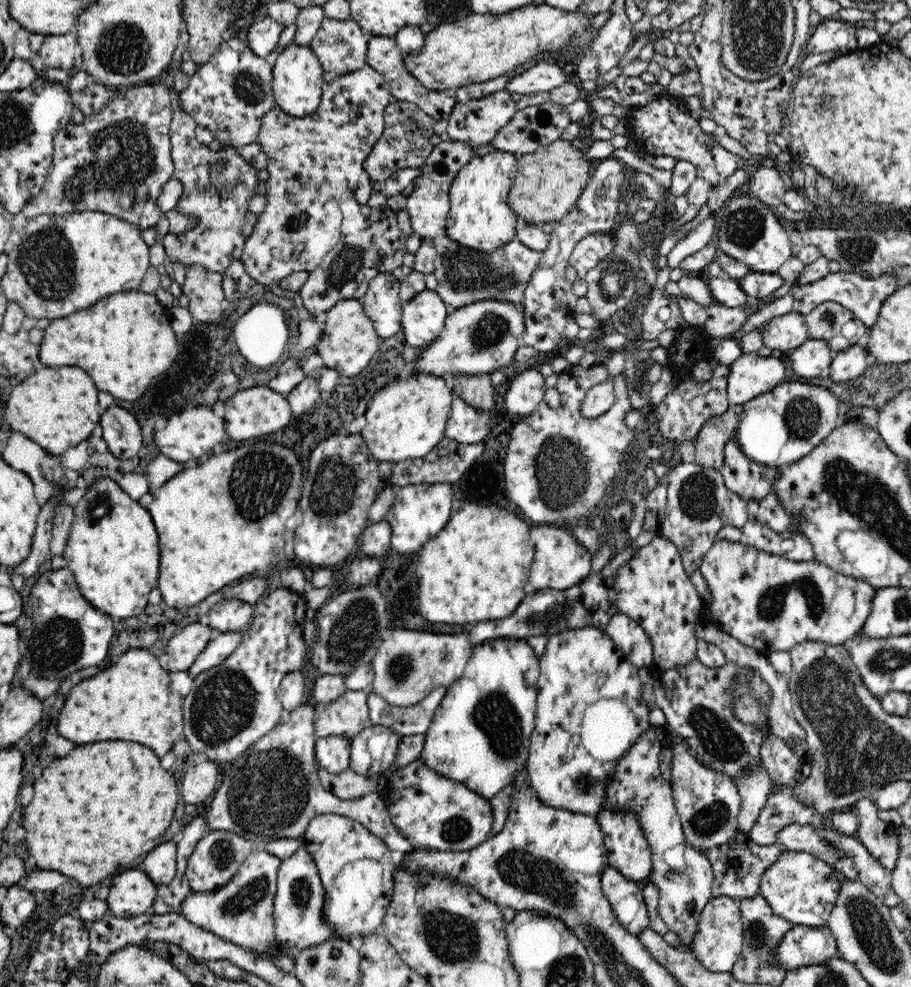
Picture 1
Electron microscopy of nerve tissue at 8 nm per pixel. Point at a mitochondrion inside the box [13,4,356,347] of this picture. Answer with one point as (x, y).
(123, 160)

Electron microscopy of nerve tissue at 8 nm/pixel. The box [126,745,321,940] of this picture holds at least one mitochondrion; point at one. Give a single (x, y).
(269, 795)

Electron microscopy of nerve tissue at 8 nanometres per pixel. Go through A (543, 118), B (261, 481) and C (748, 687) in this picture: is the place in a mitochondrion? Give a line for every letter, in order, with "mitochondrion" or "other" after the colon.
A: other
B: mitochondrion
C: other

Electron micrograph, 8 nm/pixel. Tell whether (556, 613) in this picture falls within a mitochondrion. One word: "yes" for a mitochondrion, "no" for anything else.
yes

